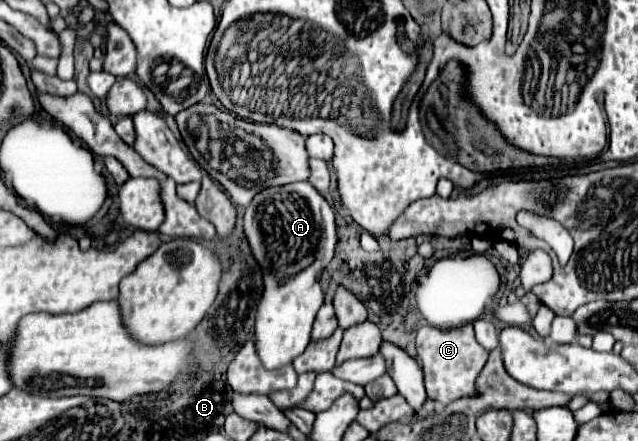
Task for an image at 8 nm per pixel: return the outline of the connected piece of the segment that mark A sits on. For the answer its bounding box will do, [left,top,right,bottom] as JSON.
[243,182,325,370]

